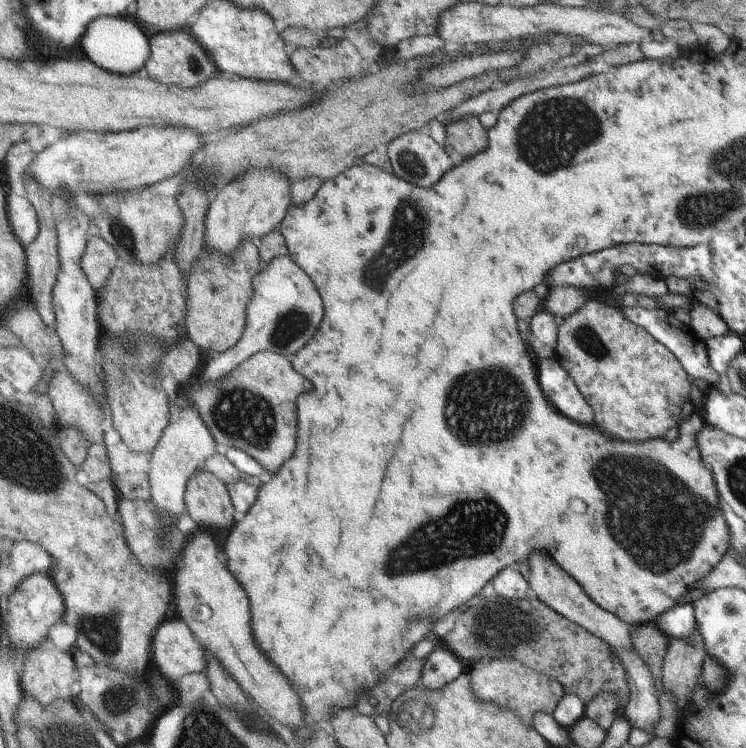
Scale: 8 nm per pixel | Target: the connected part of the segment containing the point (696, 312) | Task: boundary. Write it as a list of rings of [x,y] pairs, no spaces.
[[[693,299],[692,308],[685,314],[687,323],[697,332],[704,341],[711,337],[725,336],[730,333],[729,325],[718,311]]]

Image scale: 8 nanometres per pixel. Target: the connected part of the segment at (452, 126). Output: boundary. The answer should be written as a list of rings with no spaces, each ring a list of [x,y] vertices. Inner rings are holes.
[[[466,116],[460,122],[446,124],[446,141],[452,152],[460,159],[472,159],[489,150],[489,132],[476,116]]]

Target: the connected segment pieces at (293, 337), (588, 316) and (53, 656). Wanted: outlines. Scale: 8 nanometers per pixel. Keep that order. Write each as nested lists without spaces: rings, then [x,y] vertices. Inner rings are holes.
[[[280,256],[268,262],[266,272],[258,275],[254,283],[254,298],[249,302],[249,322],[246,336],[224,354],[215,354],[202,374],[201,386],[214,386],[222,378],[232,375],[234,368],[258,352],[270,351],[293,358],[309,344],[318,324],[322,322],[322,300],[314,282],[305,270],[289,256]]]
[[[589,296],[579,311],[559,320],[554,359],[574,380],[578,391],[594,410],[594,424],[602,428],[602,432],[610,432],[610,436],[634,442],[664,439],[670,428],[682,425],[682,420],[693,416],[690,380],[676,354],[626,318],[612,303]]]
[[[50,638],[38,646],[38,650],[32,652],[32,656],[26,656],[24,666],[23,686],[30,697],[42,700],[46,708],[56,705],[59,701],[68,703],[78,694],[77,685],[81,681],[81,670],[76,668],[73,651],[62,650],[56,642]]]

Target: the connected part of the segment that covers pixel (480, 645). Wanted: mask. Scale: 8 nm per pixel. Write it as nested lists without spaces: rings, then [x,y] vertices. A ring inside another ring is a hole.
[[[500,596],[484,598],[475,606],[470,606],[460,618],[457,619],[452,630],[442,637],[443,646],[448,648],[456,658],[464,660],[469,666],[475,661],[486,658],[512,658],[522,662],[528,668],[534,668],[546,676],[556,678],[564,688],[564,693],[574,694],[588,707],[593,699],[602,692],[603,686],[606,692],[618,692],[622,696],[622,706],[626,707],[630,698],[628,674],[625,673],[625,666],[622,665],[621,658],[617,656],[616,650],[604,642],[602,638],[590,634],[581,625],[568,620],[560,613],[549,608],[544,601],[536,598],[510,600]]]

